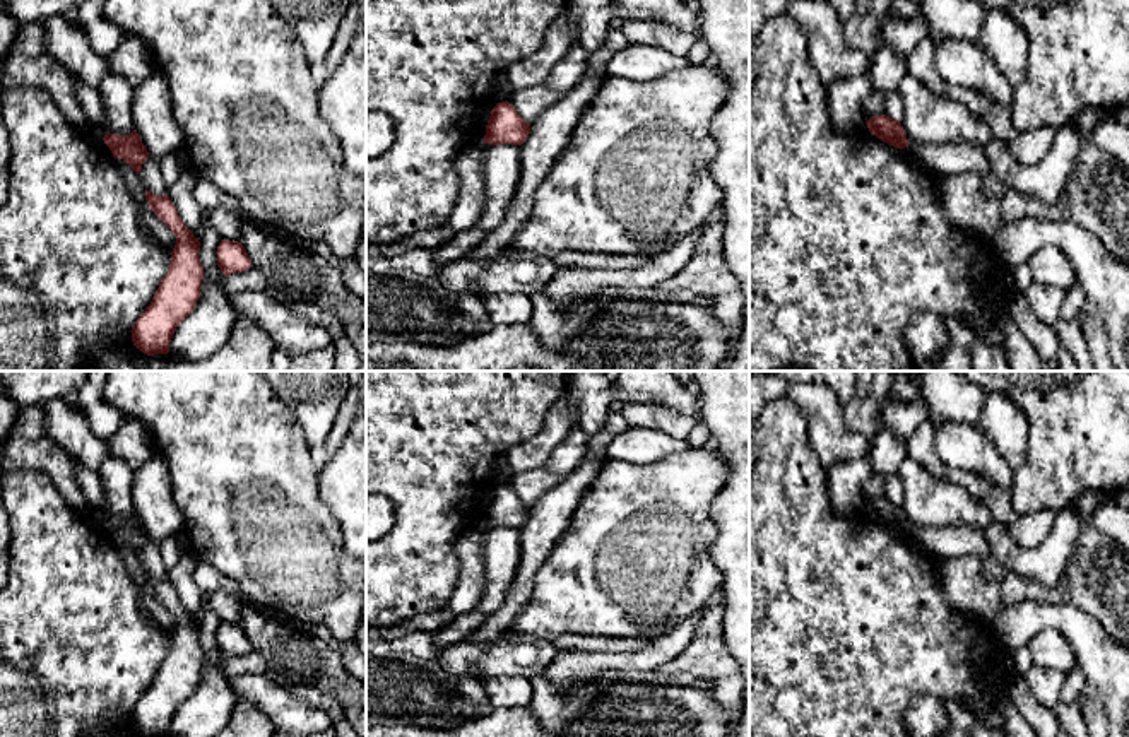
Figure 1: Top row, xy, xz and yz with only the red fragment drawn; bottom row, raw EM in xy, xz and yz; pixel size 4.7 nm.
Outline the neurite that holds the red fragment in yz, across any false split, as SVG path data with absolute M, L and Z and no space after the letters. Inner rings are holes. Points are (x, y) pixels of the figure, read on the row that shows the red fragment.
M881 115L867 120L866 125L869 132L881 139L883 142L891 144L896 149L908 147L907 133L900 120Z

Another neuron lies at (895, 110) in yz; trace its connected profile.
M886 91L884 92L884 99L886 99L886 116L895 118L895 120L901 120L905 109L903 109L903 101L900 92L895 91Z

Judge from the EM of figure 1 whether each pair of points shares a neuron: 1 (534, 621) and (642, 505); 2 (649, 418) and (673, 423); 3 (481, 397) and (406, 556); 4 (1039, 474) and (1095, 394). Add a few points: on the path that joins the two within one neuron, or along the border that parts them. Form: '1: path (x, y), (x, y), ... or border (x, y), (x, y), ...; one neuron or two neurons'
1: path (567, 587), (575, 553), (608, 520); one neuron
2: path (654, 418), (667, 421); one neuron
3: path (442, 436), (437, 442), (437, 496), (428, 517); one neuron
4: path (1059, 453), (1095, 414); one neuron

